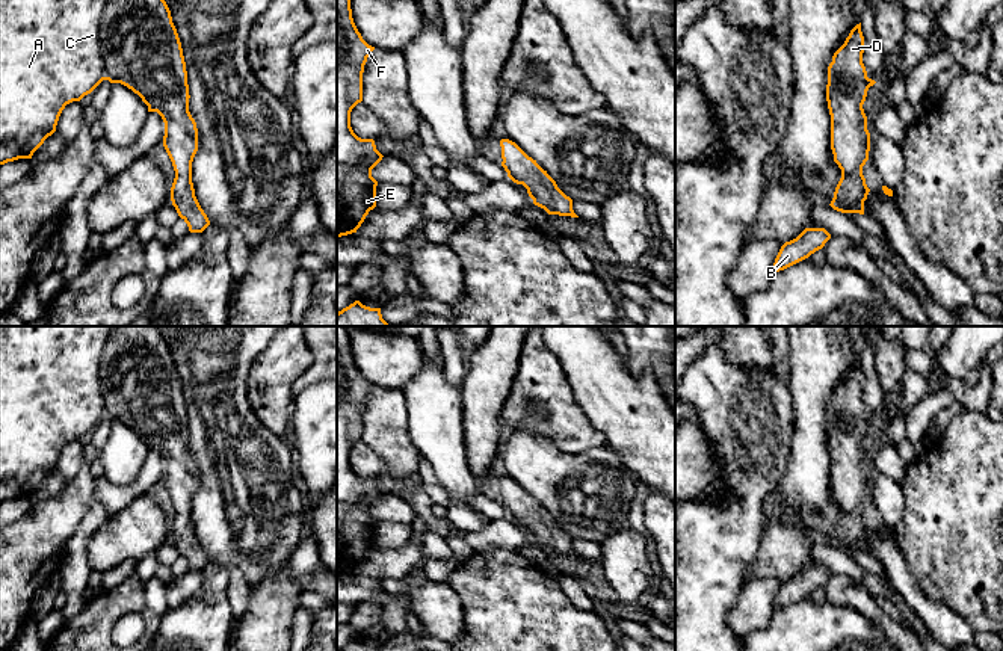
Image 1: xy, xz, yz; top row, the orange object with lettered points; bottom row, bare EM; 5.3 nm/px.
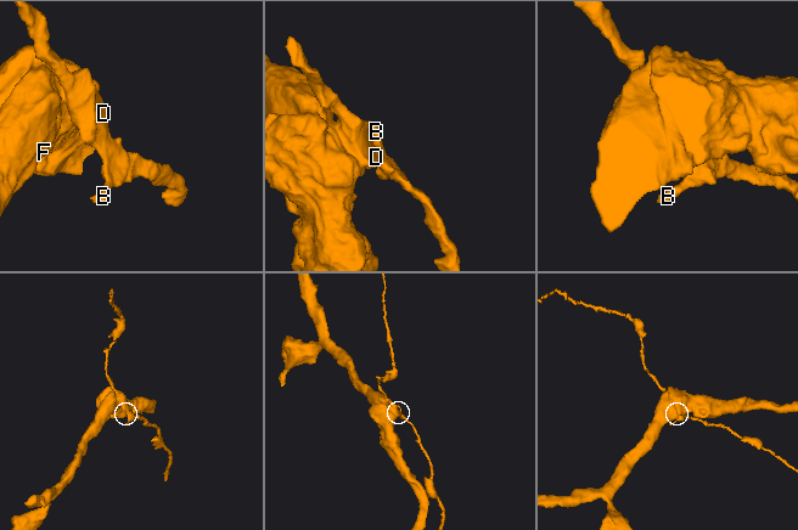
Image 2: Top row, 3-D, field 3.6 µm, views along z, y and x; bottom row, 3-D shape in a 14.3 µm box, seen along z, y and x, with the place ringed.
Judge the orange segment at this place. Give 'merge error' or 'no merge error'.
merge error

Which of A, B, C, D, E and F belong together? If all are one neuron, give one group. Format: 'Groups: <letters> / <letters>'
Groups: A C D E F / B

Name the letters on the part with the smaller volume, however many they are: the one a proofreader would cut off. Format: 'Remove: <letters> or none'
Remove: B

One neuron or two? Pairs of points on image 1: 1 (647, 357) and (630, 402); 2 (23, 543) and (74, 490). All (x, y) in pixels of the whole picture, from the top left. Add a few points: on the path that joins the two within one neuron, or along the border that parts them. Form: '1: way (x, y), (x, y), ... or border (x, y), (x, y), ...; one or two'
1: border (624, 360), (635, 376), (650, 370), (659, 385); two
2: way (37, 530), (64, 503); one

